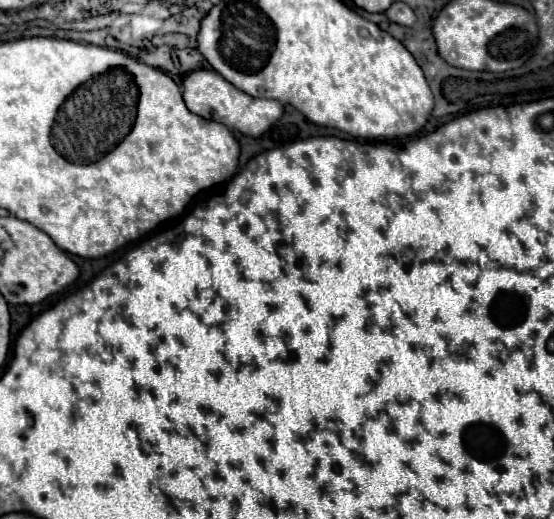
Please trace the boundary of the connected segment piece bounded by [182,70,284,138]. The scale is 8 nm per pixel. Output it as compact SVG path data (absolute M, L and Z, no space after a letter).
M214 70L190 72L184 78L182 88L184 88L184 102L186 102L188 110L192 110L194 114L198 114L206 120L214 120L232 130L238 130L246 136L254 136L254 138L262 136L284 114L284 106L280 102L266 100L266 98L252 98L246 92L232 86L228 80L224 80Z

